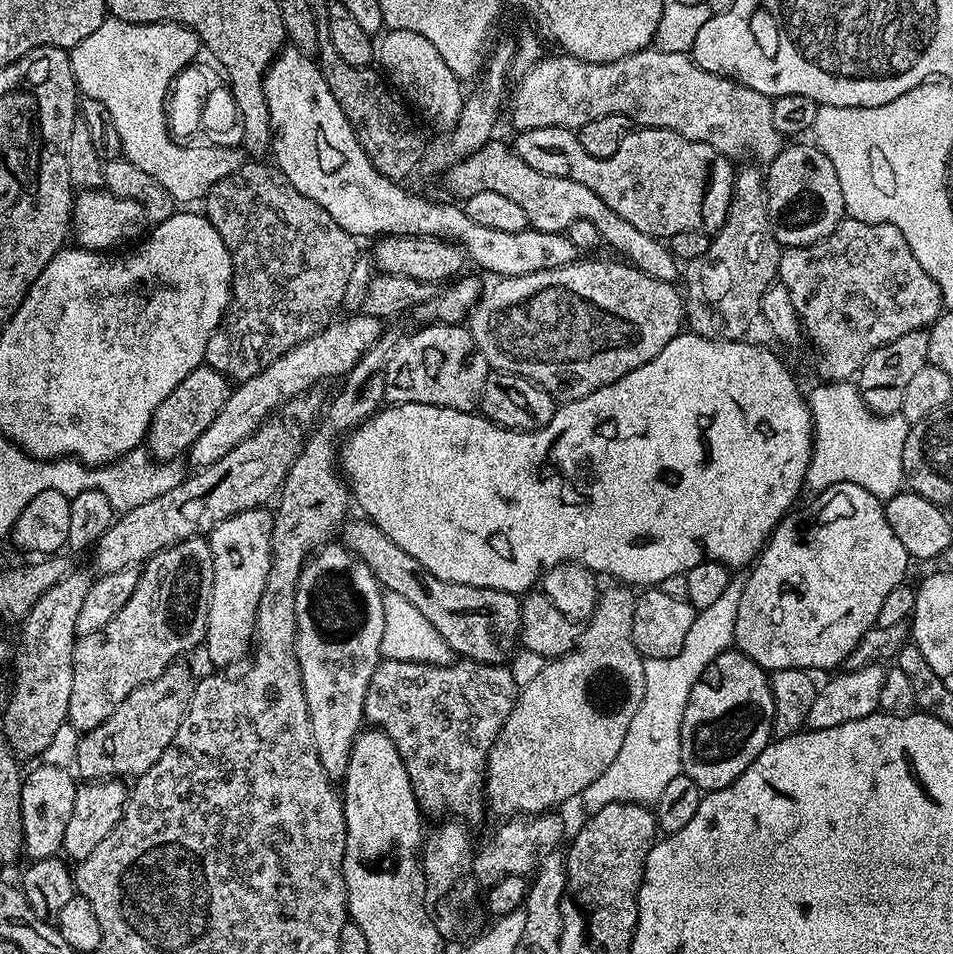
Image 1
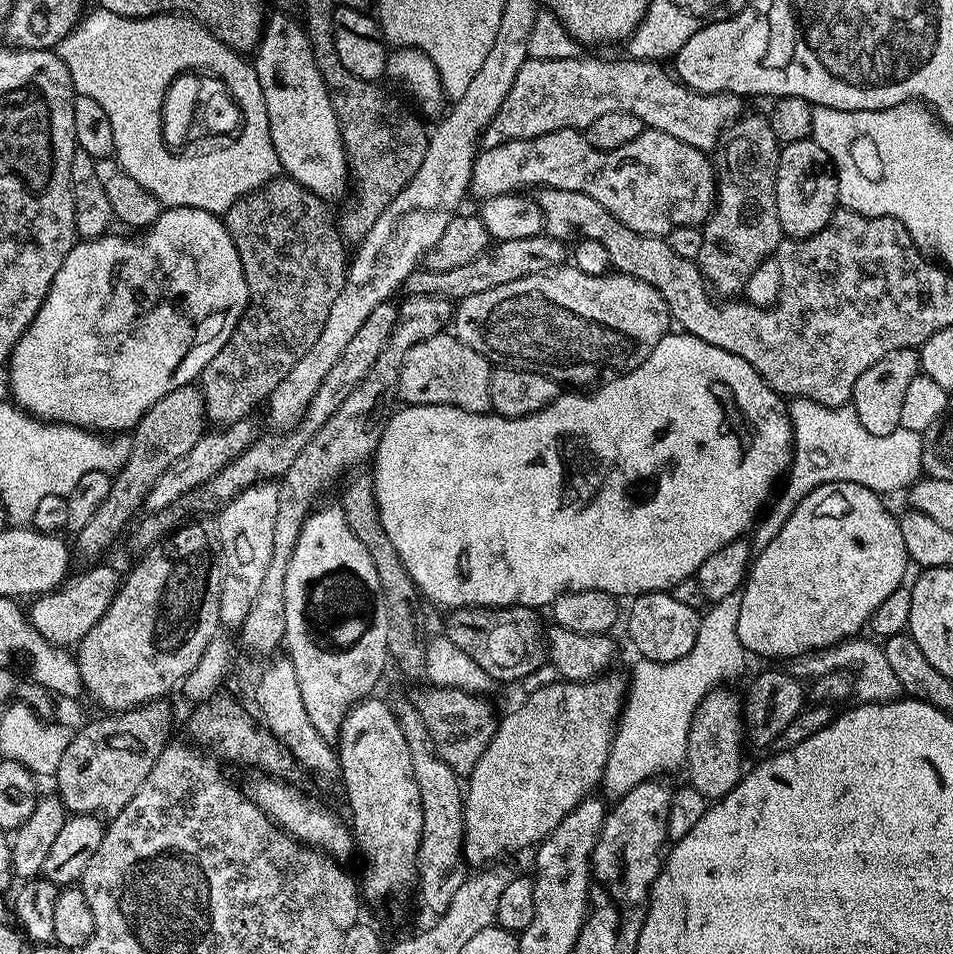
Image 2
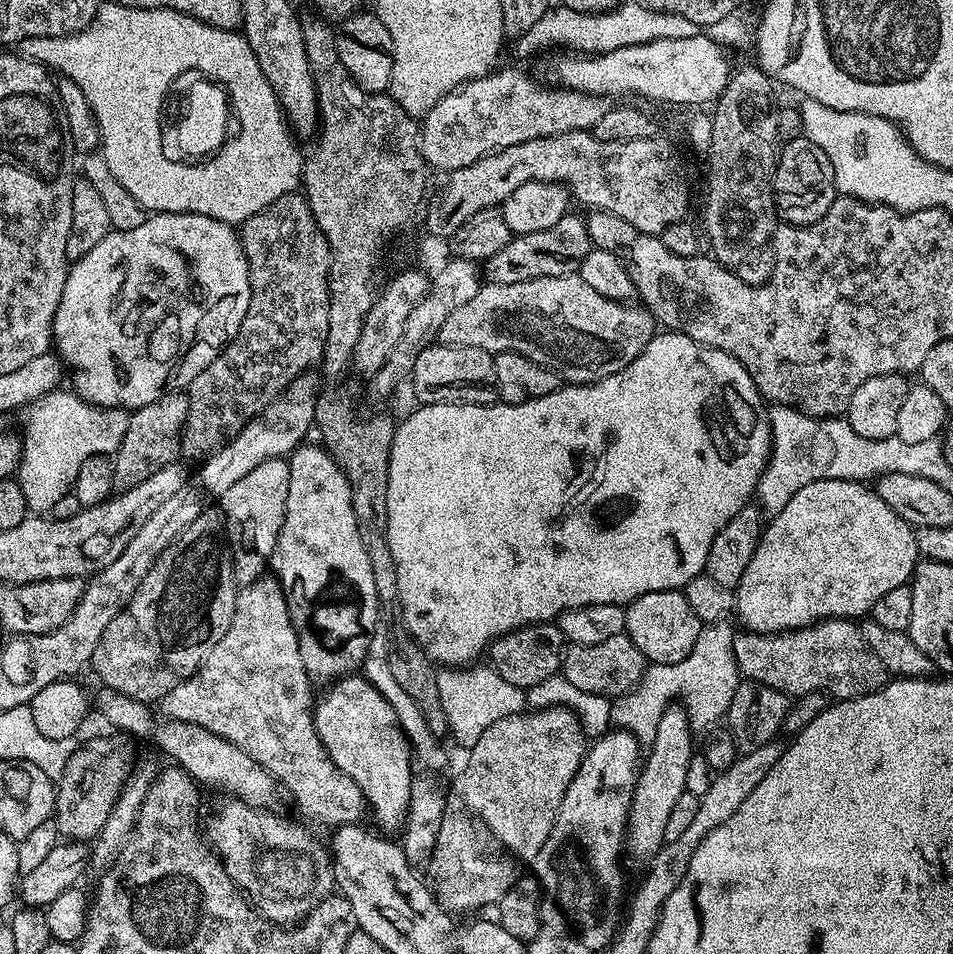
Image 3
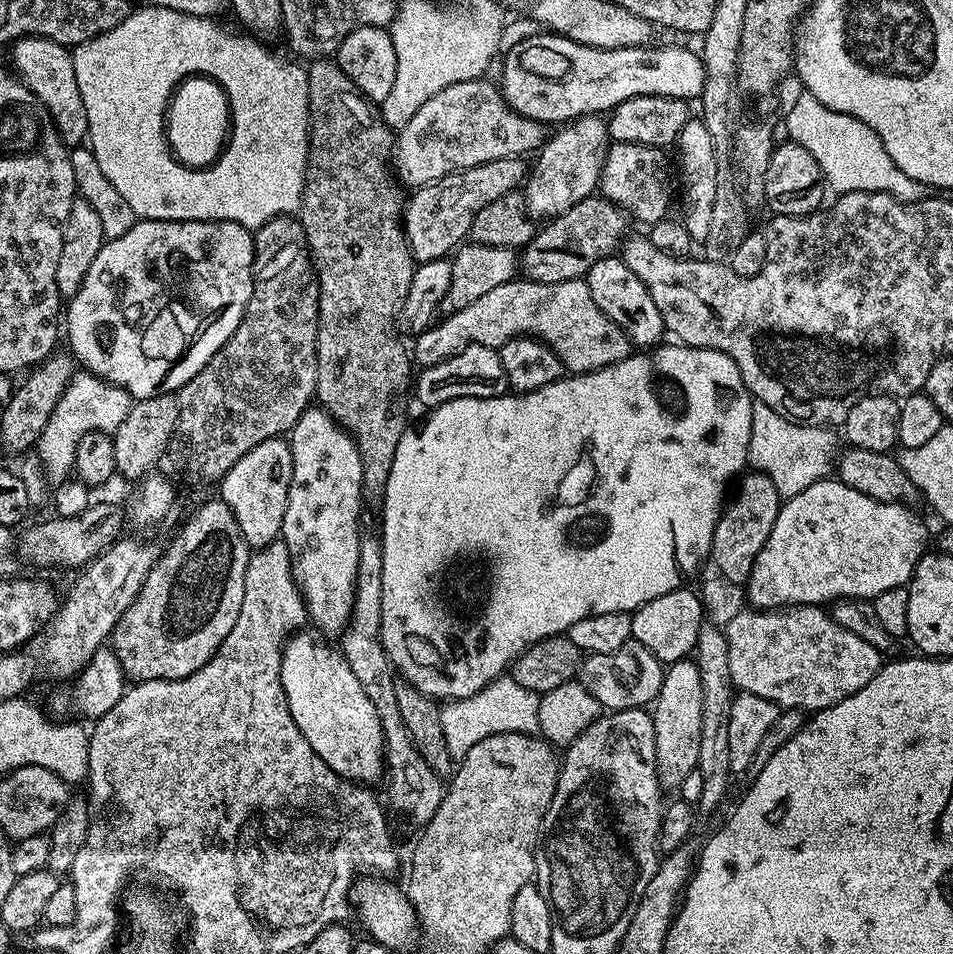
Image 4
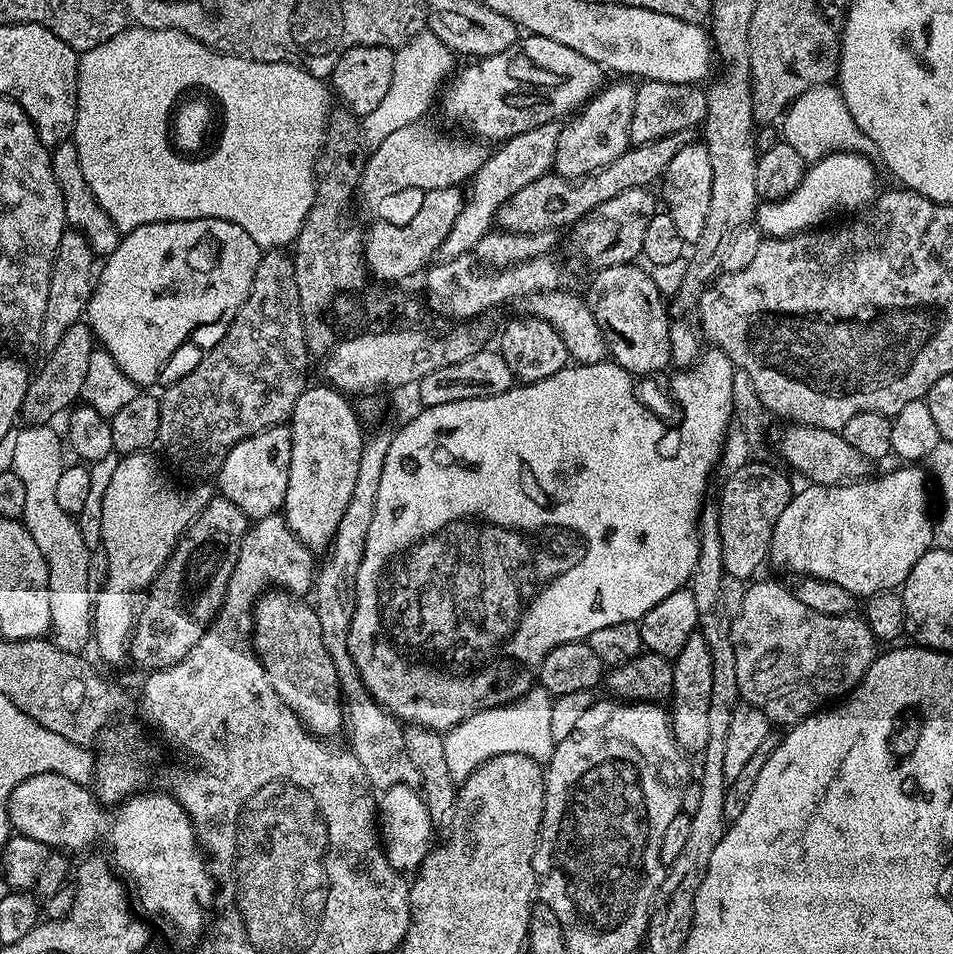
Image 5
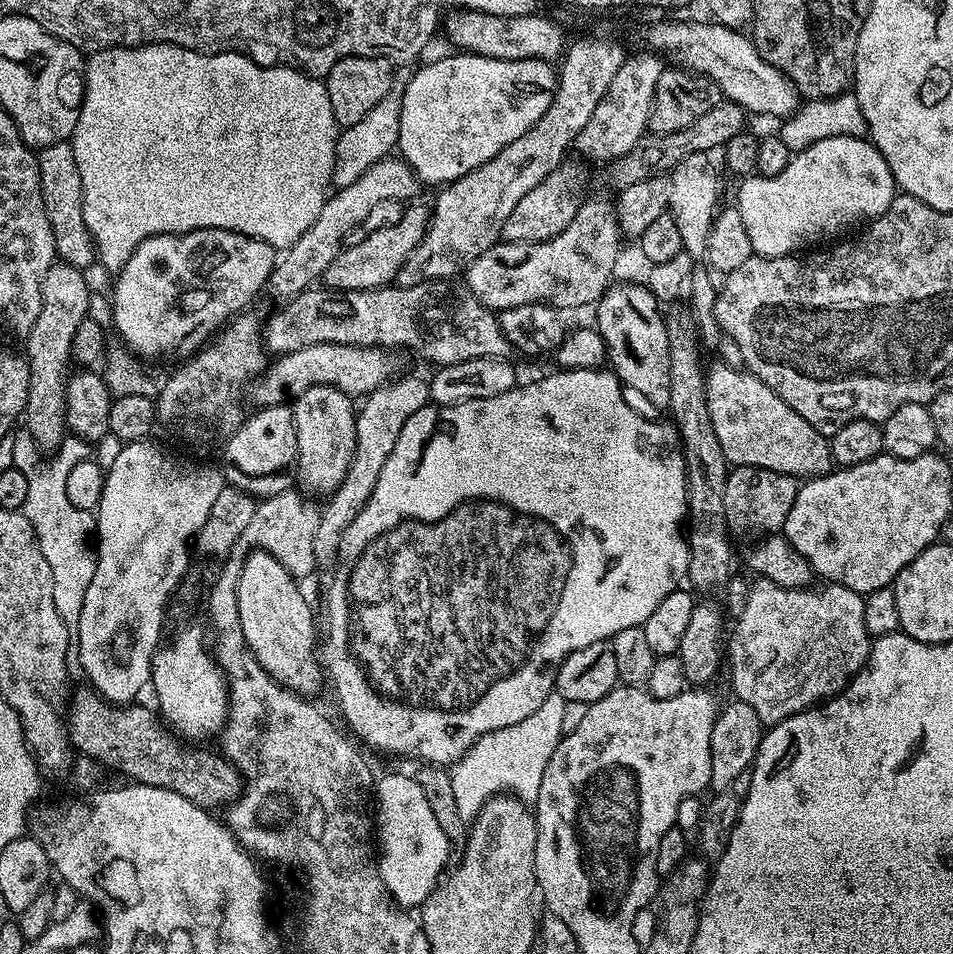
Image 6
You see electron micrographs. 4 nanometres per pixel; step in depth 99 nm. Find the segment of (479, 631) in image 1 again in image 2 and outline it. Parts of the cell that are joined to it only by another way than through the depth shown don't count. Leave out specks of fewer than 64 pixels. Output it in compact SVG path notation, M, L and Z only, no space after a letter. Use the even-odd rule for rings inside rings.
M534 608L456 610L449 615L452 617L448 620L446 635L450 642L454 642L454 646L458 646L462 654L470 654L470 658L474 658L474 662L478 662L478 666L486 670L486 674L493 682L500 680L523 682L530 674L534 674L534 670L538 670L538 666L545 664L548 655L546 628L545 625L540 625L540 615L541 613Z

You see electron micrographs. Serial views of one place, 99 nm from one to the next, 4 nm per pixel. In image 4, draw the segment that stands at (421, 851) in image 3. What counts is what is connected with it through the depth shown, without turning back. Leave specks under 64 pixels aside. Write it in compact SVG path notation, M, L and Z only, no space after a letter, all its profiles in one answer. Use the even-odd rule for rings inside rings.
M368 538L360 541L360 557L358 558L358 574L356 575L356 601L352 603L352 619L342 633L342 651L346 662L350 662L350 670L354 670L354 678L362 682L362 690L371 698L374 710L378 710L382 730L384 731L384 763L386 765L386 781L388 780L388 796L413 820L417 826L428 824L444 801L445 781L418 754L406 726L402 722L402 714L398 710L396 684L393 669L380 645L380 614L382 612L382 554L379 539Z

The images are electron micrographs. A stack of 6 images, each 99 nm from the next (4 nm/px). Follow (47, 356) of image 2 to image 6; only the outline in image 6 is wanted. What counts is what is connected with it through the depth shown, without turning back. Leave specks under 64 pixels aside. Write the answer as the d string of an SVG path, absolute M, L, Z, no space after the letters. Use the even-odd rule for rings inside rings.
M203 228L193 232L181 232L180 235L162 234L161 236L151 236L143 240L130 254L126 266L122 266L119 272L115 273L114 280L116 285L112 288L112 320L116 323L116 332L121 336L123 343L127 345L137 357L142 356L180 356L179 358L188 358L193 355L205 343L208 332L223 329L237 314L243 313L244 308L259 292L265 291L270 274L274 270L278 259L277 249L271 248L266 242L258 238L250 238L241 232L231 232L221 228Z

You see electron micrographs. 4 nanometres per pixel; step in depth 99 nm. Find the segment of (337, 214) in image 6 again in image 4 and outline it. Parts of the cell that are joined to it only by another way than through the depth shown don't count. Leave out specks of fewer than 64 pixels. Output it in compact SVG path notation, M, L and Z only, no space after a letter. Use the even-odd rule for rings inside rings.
M481 78L454 82L454 86L446 86L446 90L438 90L438 94L434 94L430 102L425 102L419 108L418 114L414 114L414 118L410 118L410 122L406 122L403 128L399 129L394 140L394 172L399 183L404 186L433 184L443 176L448 176L451 172L461 172L464 168L473 168L507 156L523 157L524 152L535 153L545 139L545 125L513 110L504 101L504 93L493 81L491 84L488 78Z

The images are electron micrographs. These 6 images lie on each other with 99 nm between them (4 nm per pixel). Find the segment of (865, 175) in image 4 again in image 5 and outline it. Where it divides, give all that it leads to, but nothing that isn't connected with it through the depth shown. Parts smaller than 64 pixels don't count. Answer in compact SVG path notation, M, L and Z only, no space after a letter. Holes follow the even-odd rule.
M832 84L814 86L788 105L782 116L782 140L794 146L806 162L821 160L829 152L859 152L871 157L876 151L874 142L858 130L858 122L854 122L850 110L844 105L839 87Z

